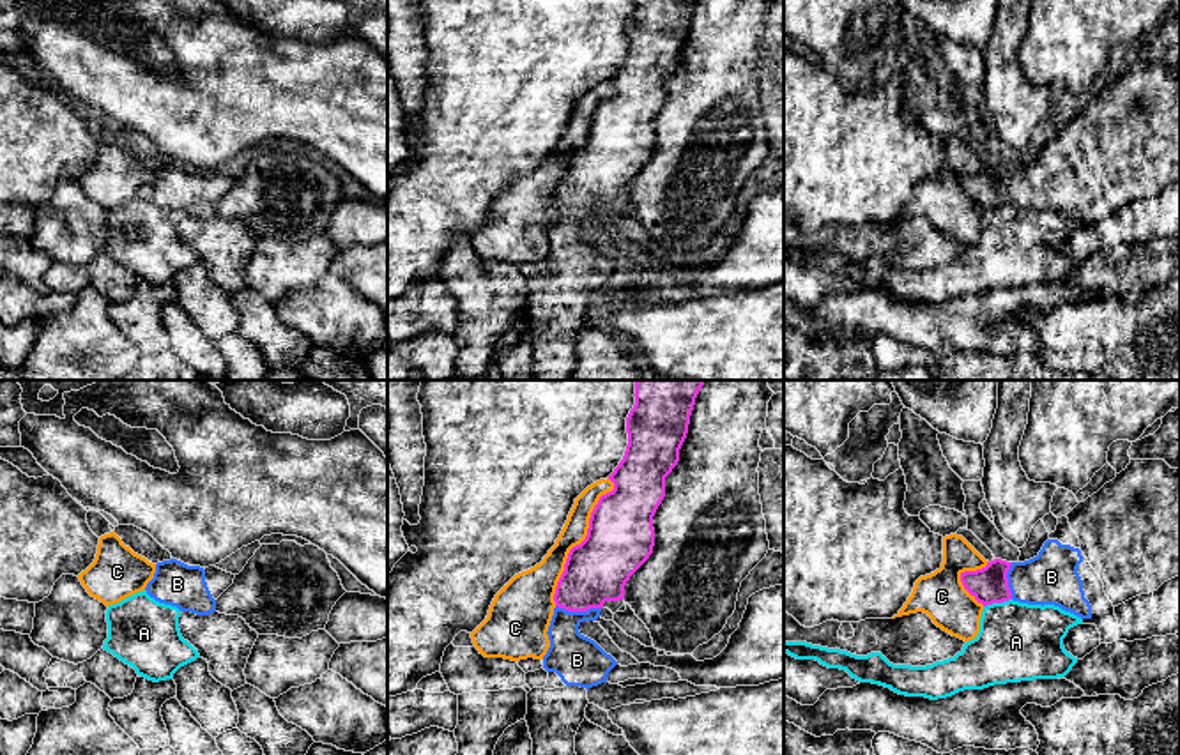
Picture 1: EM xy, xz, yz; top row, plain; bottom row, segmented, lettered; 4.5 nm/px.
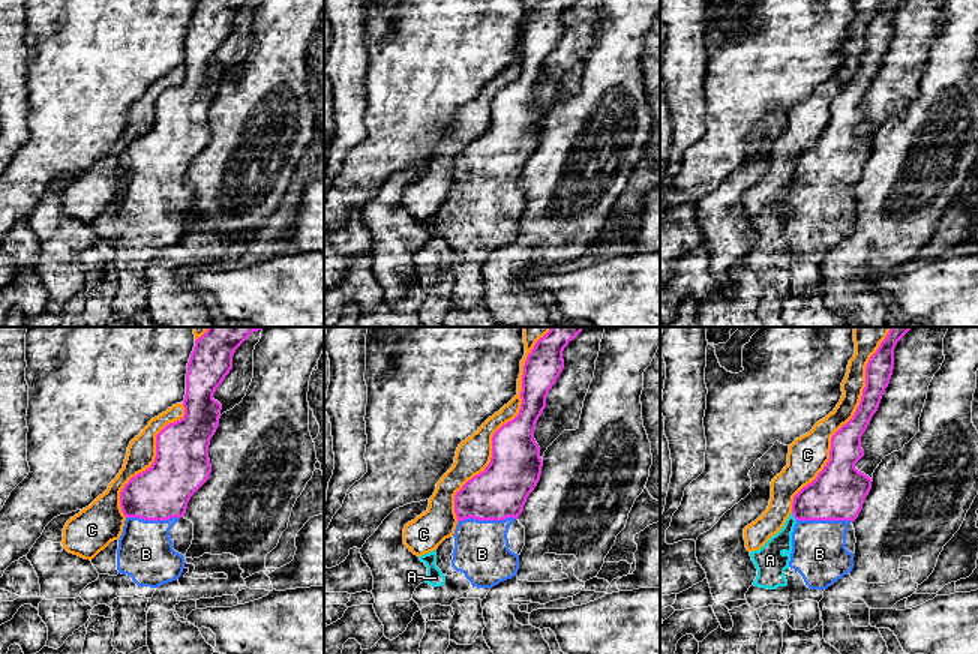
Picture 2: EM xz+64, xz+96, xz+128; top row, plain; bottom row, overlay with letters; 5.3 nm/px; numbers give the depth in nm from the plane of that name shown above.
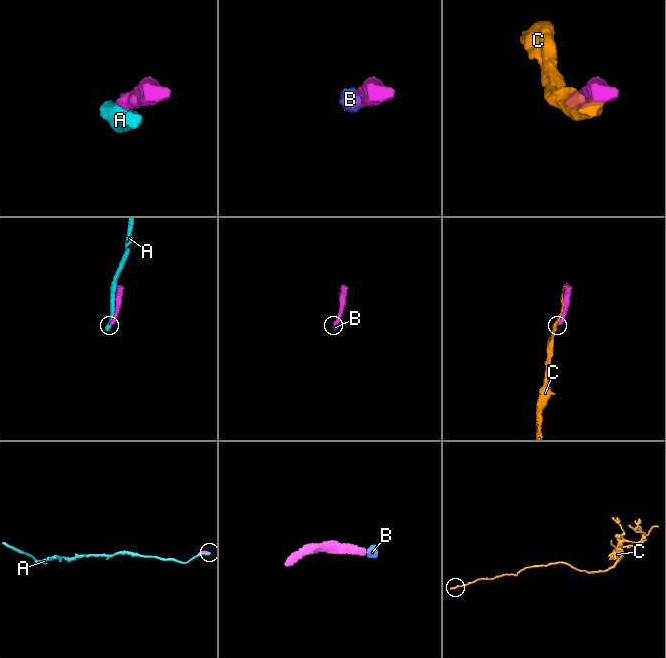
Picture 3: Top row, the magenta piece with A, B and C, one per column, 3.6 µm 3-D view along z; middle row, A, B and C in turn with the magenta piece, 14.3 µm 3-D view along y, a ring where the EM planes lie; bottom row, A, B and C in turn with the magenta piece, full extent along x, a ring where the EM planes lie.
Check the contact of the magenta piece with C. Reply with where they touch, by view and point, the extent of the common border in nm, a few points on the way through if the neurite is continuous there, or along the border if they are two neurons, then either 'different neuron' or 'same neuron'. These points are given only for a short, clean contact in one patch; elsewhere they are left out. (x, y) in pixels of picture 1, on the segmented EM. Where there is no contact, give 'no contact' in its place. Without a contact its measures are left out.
xz (582, 541) | 650 nm | different neuron

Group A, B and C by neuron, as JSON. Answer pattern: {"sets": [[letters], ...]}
{"sets": [["A"], ["B"], ["C"]]}

